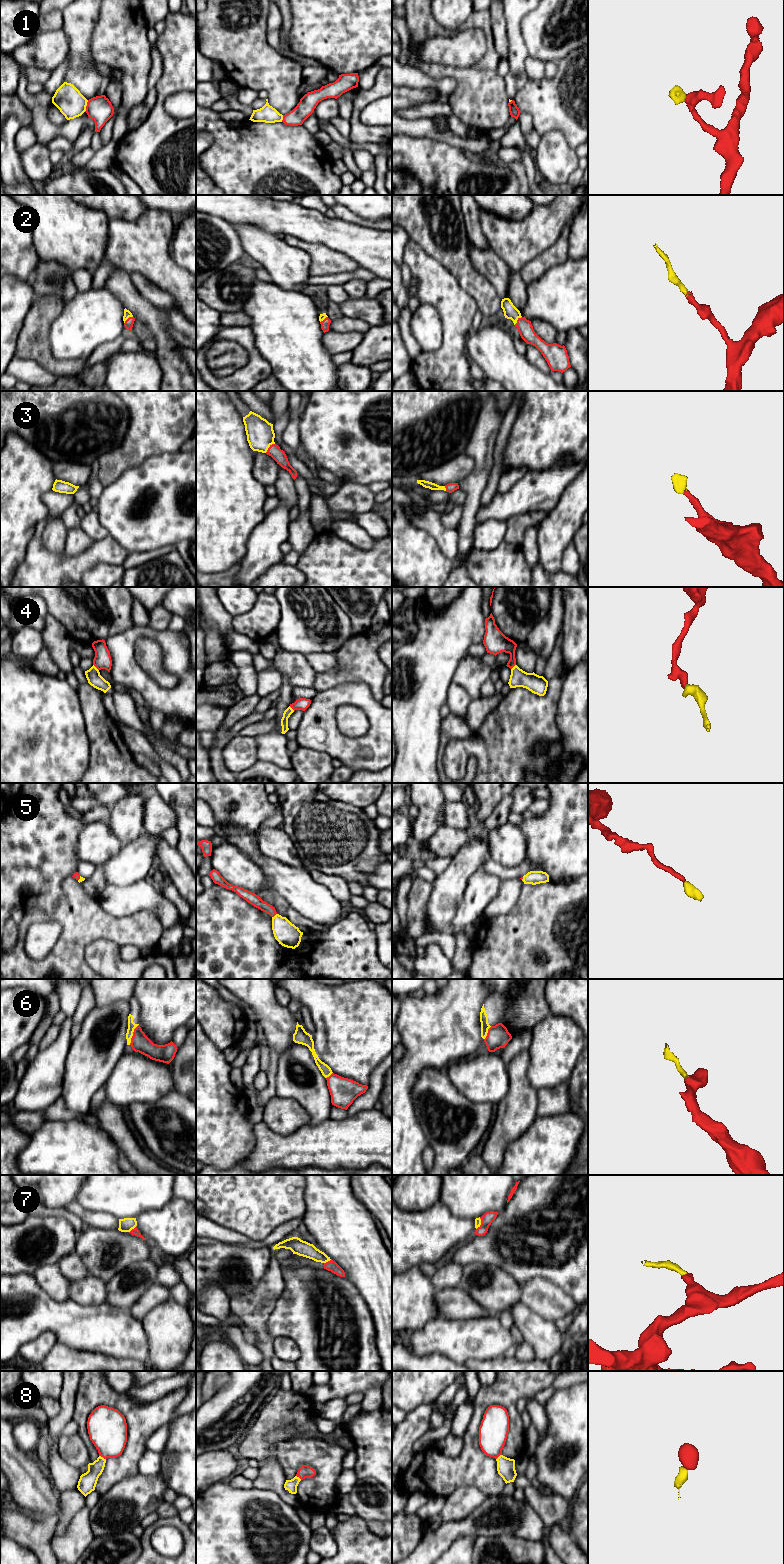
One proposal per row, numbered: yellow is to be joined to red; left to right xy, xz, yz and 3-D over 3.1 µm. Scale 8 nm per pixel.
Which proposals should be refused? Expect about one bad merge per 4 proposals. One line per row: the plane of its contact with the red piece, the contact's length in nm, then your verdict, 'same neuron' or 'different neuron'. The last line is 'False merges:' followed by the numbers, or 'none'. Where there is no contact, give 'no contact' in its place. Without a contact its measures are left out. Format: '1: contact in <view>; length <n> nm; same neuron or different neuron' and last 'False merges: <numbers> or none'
1: contact in xy; length 100 nm; different neuron
2: contact in yz; length 90 nm; same neuron
3: contact in xz; length 110 nm; same neuron
4: contact in xy; length 70 nm; same neuron
5: contact in xz; length 50 nm; same neuron
6: contact in xy; length 180 nm; different neuron
7: contact in xz; length 70 nm; same neuron
8: contact in xy; length 70 nm; same neuron
False merges: 1, 6

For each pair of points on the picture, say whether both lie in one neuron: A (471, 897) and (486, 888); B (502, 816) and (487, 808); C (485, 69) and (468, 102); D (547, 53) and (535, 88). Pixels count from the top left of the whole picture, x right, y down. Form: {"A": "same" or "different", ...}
{"A": "same", "B": "different", "C": "same", "D": "different"}

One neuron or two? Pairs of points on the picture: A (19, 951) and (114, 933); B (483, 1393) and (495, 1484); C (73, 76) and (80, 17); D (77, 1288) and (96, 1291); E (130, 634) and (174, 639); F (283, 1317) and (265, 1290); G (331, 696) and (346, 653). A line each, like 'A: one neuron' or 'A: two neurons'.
A: one neuron
B: one neuron
C: one neuron
D: one neuron
E: one neuron
F: two neurons
G: two neurons

